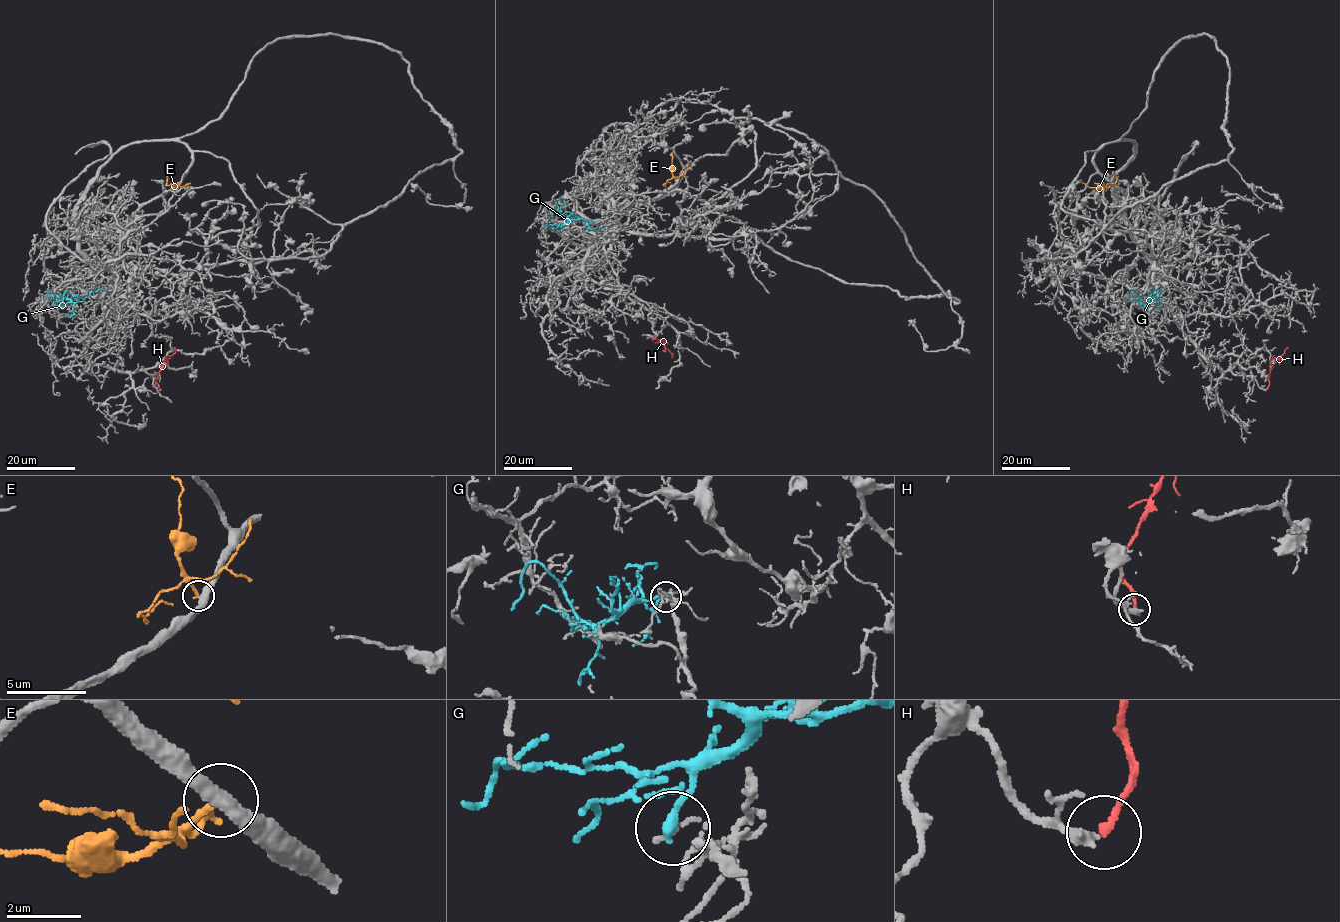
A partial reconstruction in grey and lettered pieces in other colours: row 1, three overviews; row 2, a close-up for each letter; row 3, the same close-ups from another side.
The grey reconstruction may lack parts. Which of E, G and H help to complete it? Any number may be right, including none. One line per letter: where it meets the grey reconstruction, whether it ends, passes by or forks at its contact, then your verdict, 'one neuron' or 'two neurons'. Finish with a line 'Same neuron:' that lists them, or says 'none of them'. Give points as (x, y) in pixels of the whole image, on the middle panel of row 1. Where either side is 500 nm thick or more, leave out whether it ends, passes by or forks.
E: (676, 180) | it ends | two neurons
G: (561, 230) | it ends | two neurons
H: (656, 336) | it ends | one neuron
Same neuron: H

